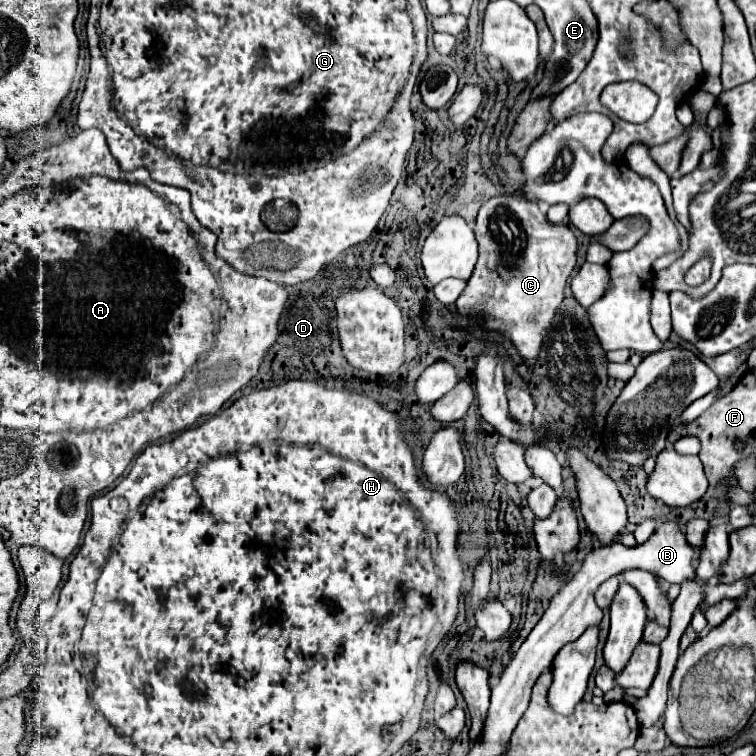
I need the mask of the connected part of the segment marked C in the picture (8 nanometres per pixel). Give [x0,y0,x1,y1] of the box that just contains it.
[456,194,576,364]

